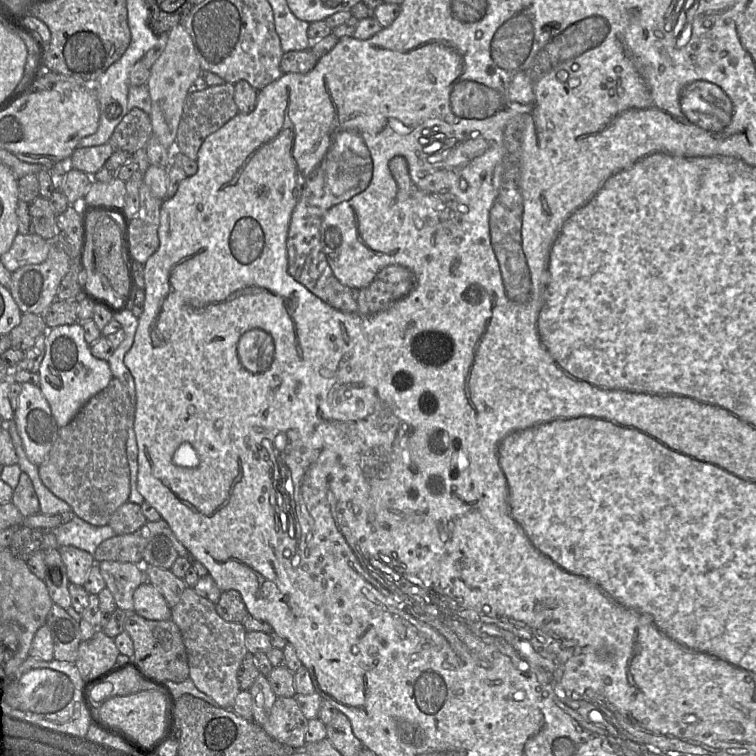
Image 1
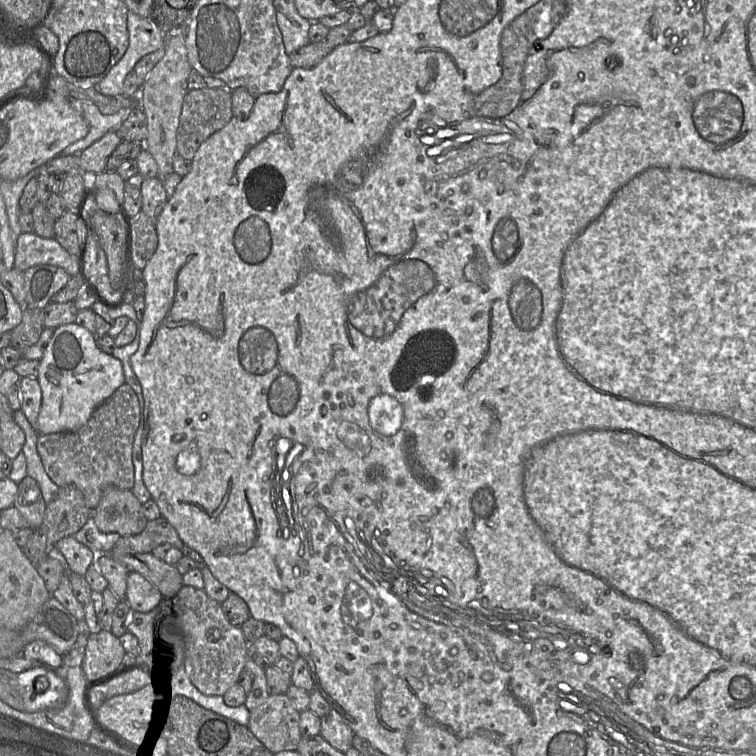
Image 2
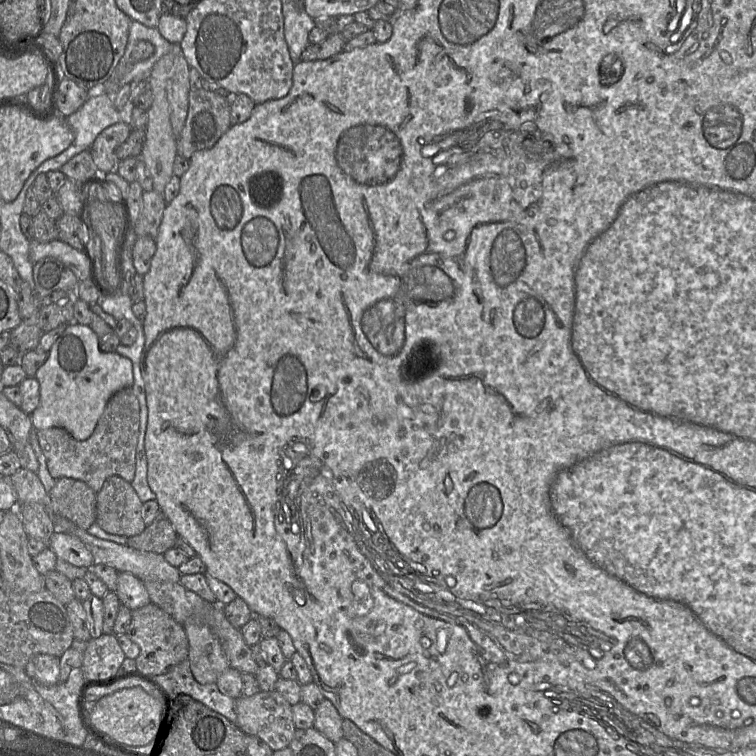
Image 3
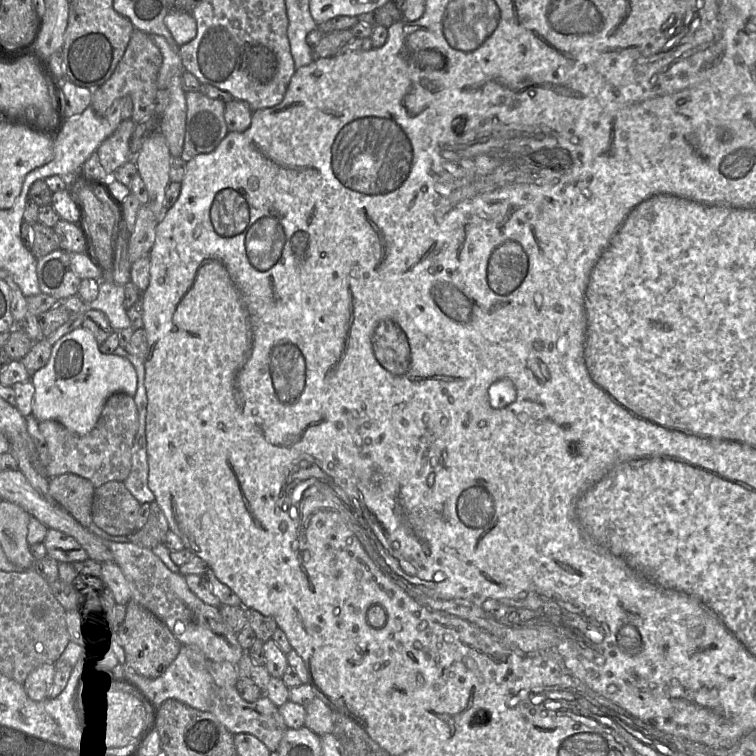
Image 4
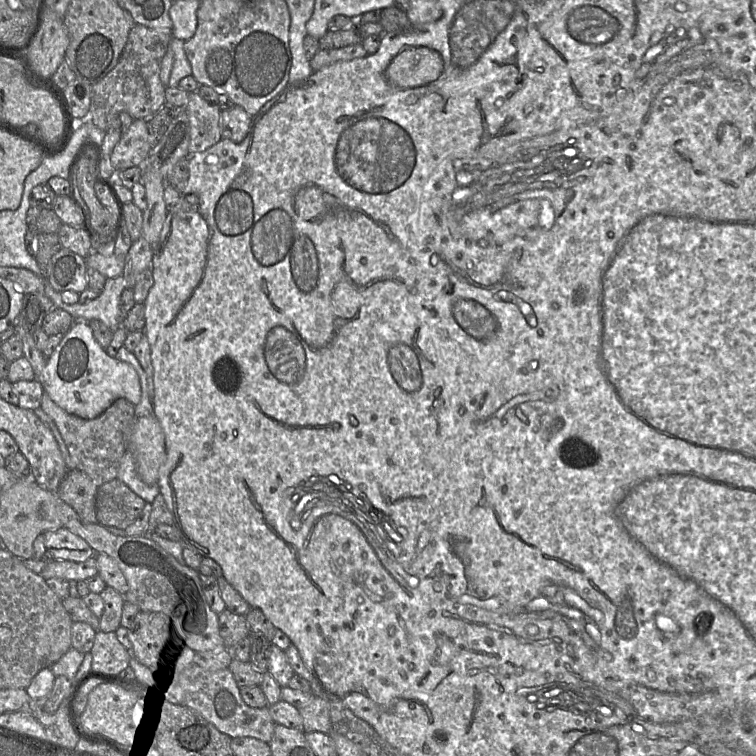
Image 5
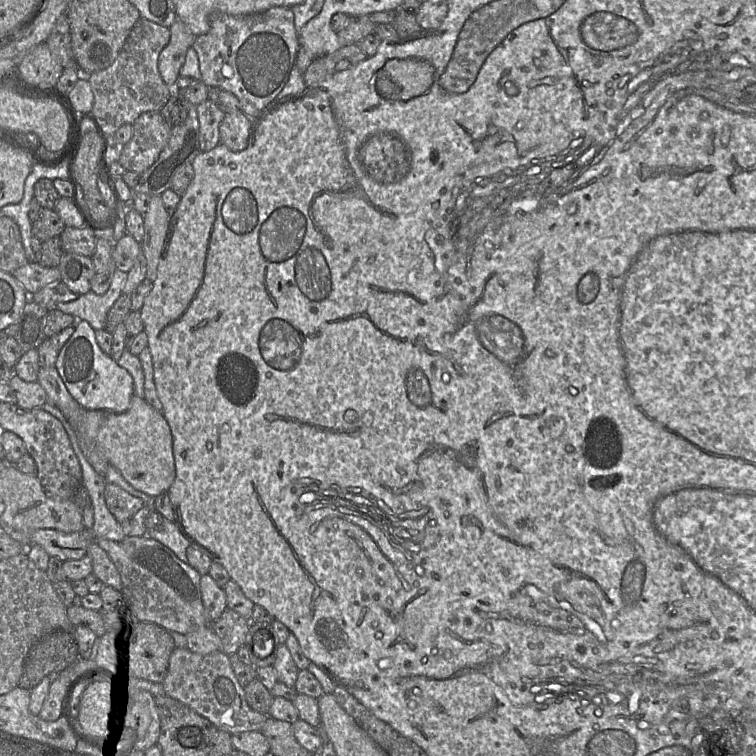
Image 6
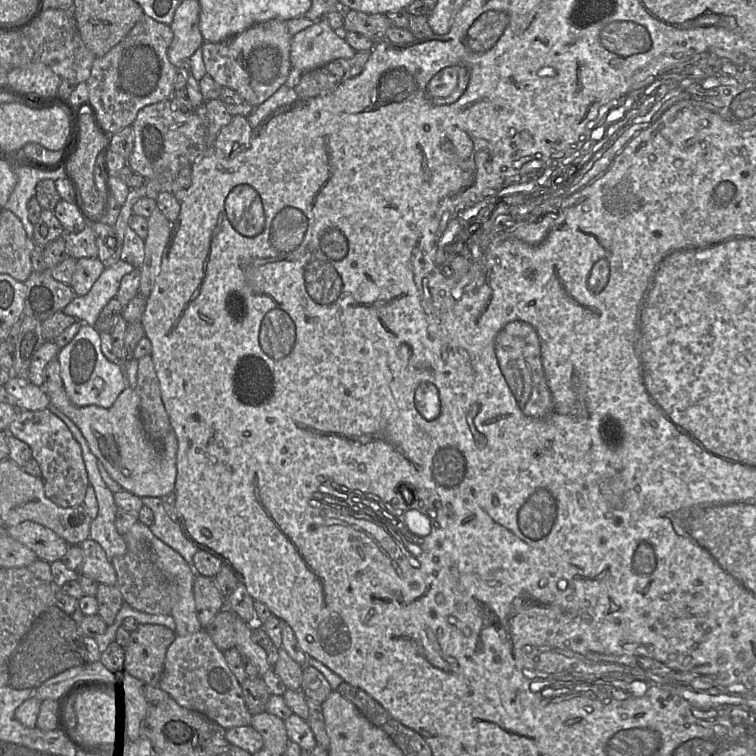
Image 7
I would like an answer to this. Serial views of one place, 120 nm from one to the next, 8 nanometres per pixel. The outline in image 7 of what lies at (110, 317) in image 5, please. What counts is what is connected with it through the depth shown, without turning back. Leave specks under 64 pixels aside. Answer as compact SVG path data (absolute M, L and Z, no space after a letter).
M121 259L115 264L106 267L86 295L75 296L61 311L66 315L74 317L82 324L94 326L101 310L111 299L116 298L122 278L131 273L133 269L134 267L132 265L122 261Z

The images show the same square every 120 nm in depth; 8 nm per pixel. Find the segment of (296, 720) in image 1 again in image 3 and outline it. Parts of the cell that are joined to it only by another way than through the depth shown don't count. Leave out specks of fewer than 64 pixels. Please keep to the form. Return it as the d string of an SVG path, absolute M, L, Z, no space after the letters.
M276 690L259 691L252 696L241 695L235 700L236 725L248 735L266 742L273 751L289 746L296 727L292 716L292 705Z

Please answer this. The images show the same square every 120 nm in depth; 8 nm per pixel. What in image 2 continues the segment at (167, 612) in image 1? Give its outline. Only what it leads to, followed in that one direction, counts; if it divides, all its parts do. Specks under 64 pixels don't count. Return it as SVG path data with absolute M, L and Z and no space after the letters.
M137 572L127 576L125 601L133 612L152 612L162 603L155 586Z

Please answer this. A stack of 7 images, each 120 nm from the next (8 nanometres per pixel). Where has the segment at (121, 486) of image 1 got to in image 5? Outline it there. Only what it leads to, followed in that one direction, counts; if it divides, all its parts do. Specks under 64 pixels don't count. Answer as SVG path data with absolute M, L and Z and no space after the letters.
M43 392L40 407L53 420L65 442L69 458L64 461L68 470L85 472L98 487L117 478L121 459L127 450L128 435L136 419L135 405L119 398L98 417L83 419L63 410Z

